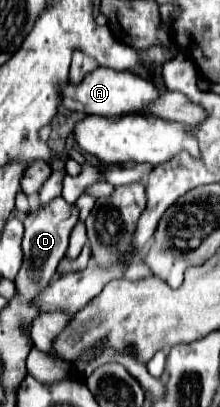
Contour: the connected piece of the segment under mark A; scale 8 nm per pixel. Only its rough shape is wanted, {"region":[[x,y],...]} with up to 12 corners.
{"region":[[94,69],[64,85],[62,107],[140,113],[164,87],[130,71]]}

